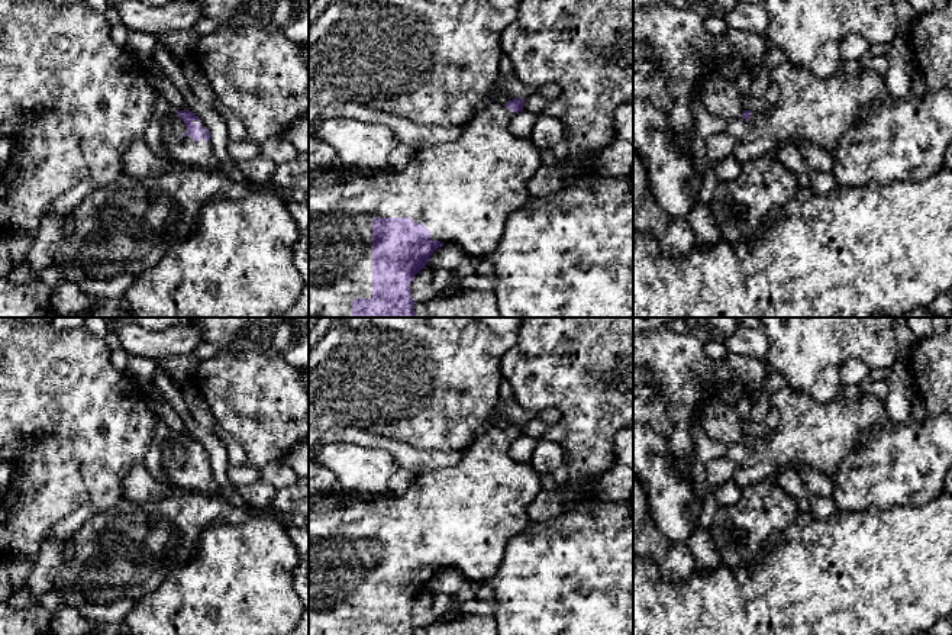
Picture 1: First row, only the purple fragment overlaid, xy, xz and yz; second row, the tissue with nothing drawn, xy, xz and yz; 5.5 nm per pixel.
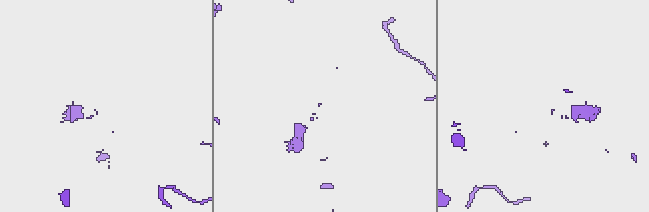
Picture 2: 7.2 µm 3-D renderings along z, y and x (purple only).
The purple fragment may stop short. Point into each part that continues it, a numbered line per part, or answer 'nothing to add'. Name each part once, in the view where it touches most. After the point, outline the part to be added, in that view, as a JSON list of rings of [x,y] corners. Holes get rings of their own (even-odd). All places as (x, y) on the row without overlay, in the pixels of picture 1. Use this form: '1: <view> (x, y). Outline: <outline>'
1: xz (464, 515). Outline: [[[497,426],[475,436],[458,464],[416,476],[401,496],[371,497],[336,490],[309,494],[309,635],[352,635],[356,623],[372,623],[372,544],[412,542],[430,555],[432,565],[456,570],[467,580],[485,581],[498,570],[506,545],[530,523],[527,507],[540,491],[540,474],[529,464],[514,462],[509,448],[514,438]]]

